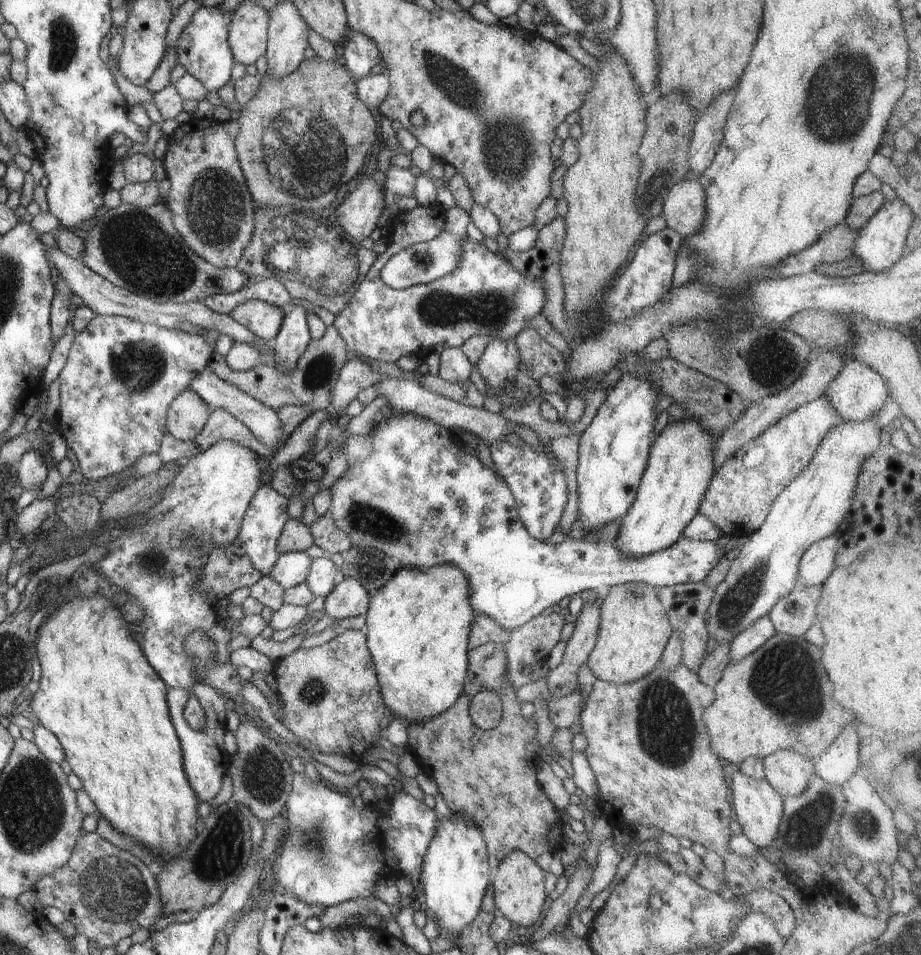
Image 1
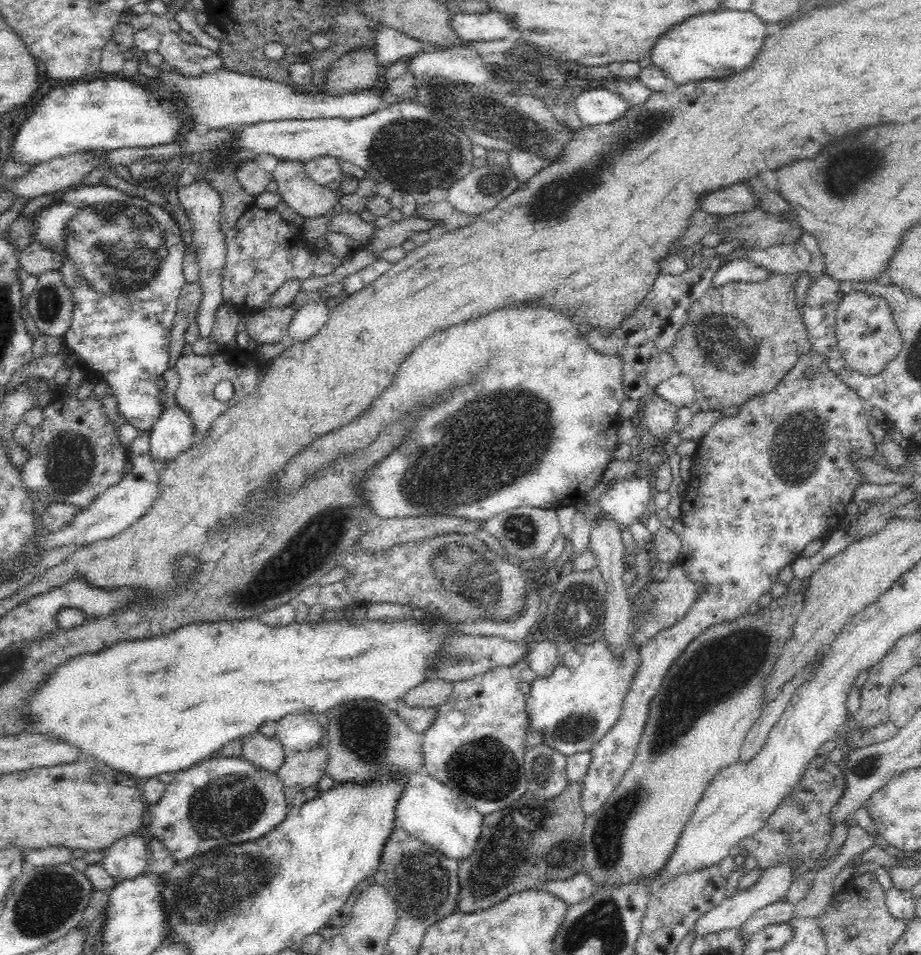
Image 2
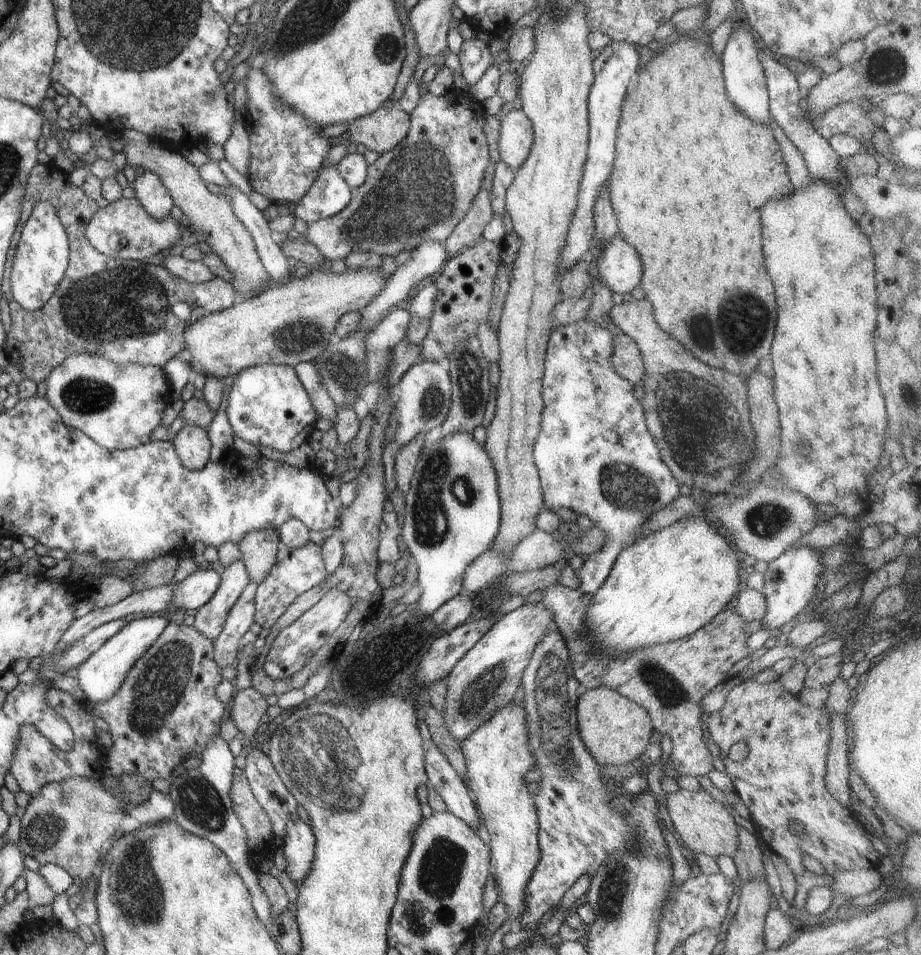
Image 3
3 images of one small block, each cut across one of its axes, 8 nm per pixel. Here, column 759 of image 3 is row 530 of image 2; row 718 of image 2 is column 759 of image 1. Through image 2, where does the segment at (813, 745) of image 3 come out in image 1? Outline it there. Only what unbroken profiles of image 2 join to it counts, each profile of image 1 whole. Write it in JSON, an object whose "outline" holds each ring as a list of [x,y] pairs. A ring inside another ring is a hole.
{"outline":[[[768,614],[758,618],[752,626],[748,626],[746,630],[742,630],[734,640],[732,640],[729,649],[730,664],[738,662],[742,658],[746,658],[748,654],[752,654],[764,642],[767,642],[774,634],[777,634]]]}

